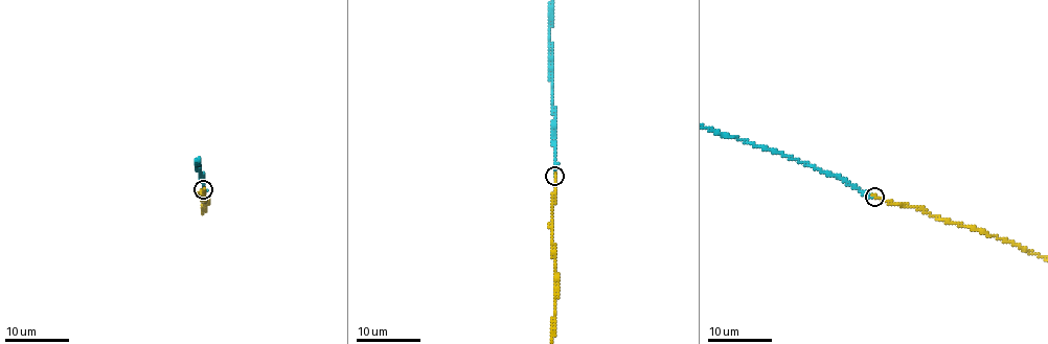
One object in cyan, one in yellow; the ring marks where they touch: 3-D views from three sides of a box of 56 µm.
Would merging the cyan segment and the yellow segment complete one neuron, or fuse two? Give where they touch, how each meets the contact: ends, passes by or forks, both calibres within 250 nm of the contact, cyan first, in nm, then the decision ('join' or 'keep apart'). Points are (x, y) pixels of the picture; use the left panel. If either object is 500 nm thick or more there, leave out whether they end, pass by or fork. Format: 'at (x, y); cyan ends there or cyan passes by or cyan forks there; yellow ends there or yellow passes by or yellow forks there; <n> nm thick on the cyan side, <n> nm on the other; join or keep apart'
at (203, 189); cyan ends there; yellow ends there; 240 nm thick on the cyan side, 220 nm on the other; keep apart

